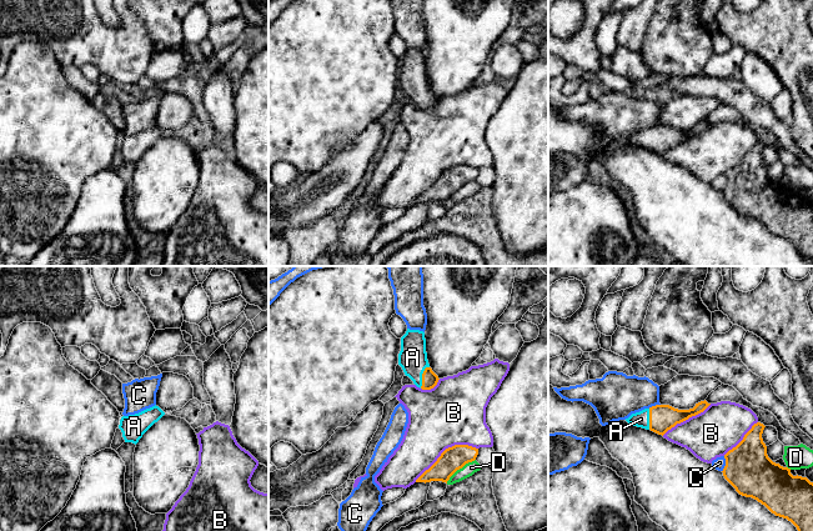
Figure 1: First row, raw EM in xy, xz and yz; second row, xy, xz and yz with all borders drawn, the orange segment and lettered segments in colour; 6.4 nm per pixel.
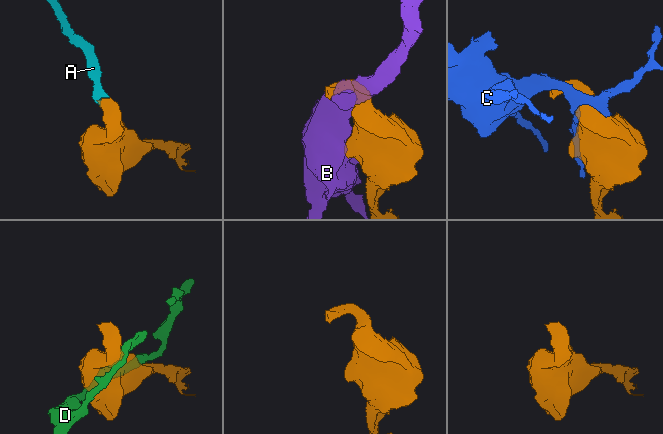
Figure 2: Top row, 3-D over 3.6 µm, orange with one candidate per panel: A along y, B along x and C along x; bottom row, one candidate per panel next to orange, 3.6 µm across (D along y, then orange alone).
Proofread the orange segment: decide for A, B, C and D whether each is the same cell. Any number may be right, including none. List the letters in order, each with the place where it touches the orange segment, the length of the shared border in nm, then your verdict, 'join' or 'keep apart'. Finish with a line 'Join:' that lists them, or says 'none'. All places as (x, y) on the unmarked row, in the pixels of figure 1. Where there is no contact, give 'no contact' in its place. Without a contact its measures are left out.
A: meets orange in xz at (422, 96); contact 160 nm long; join
B: meets orange in xz at (445, 170); contact 460 nm long; keep apart
C: meets orange in yz at (726, 184); contact 110 nm long; keep apart
D: meets orange in xz at (460, 188); contact 240 nm long; keep apart
Join: A

